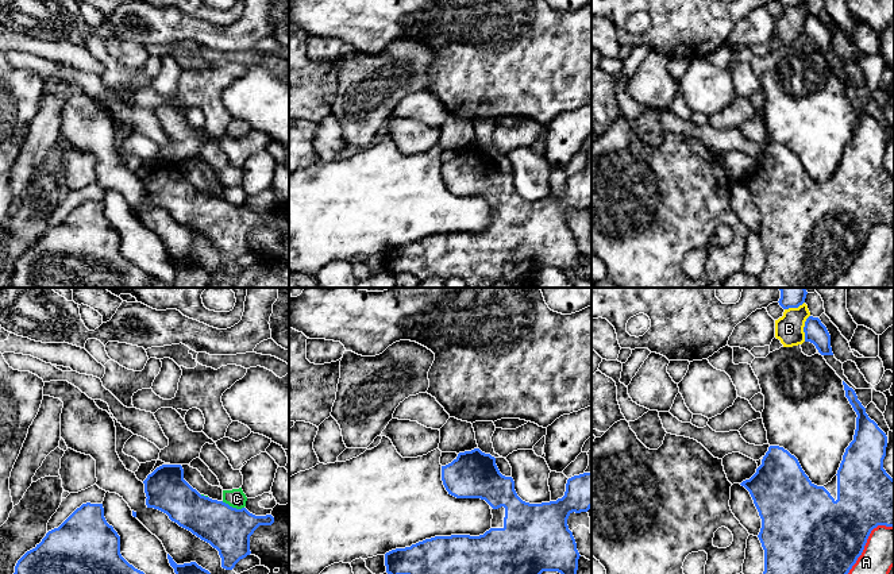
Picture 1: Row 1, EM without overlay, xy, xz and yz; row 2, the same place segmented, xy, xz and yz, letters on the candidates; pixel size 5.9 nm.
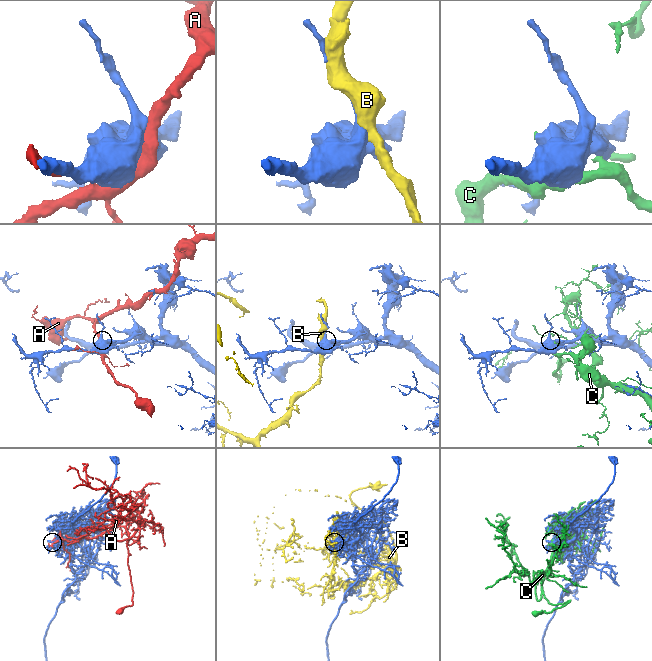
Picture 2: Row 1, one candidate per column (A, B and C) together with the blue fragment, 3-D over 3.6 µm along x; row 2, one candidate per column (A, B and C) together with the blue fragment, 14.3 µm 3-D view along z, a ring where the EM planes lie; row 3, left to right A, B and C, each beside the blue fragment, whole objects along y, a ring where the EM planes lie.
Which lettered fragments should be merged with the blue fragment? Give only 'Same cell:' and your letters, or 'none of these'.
Same cell: none of these

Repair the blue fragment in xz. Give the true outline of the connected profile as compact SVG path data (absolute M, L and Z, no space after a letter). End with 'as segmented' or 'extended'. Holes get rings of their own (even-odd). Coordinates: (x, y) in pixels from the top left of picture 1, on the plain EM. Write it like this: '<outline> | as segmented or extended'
M474 146L459 150L451 161L442 163L442 178L448 192L456 196L485 197L493 212L492 226L479 234L435 234L411 244L392 247L385 251L388 271L409 273L419 281L459 277L467 288L477 288L482 280L515 288L535 288L543 269L558 269L574 288L591 288L591 280L577 271L581 253L567 223L573 209L587 209L591 205L591 169L569 176L562 196L529 201L517 193L513 176L500 170L496 155Z | extended

